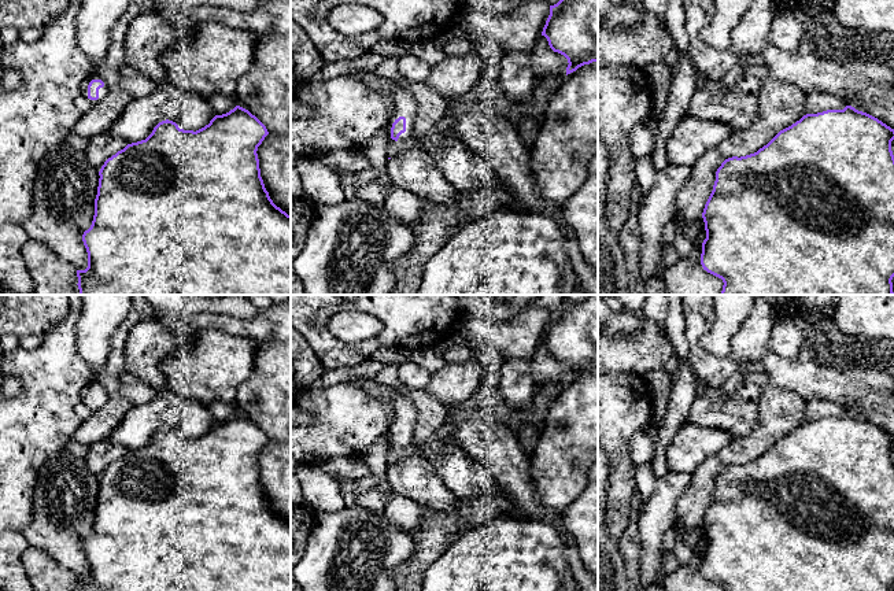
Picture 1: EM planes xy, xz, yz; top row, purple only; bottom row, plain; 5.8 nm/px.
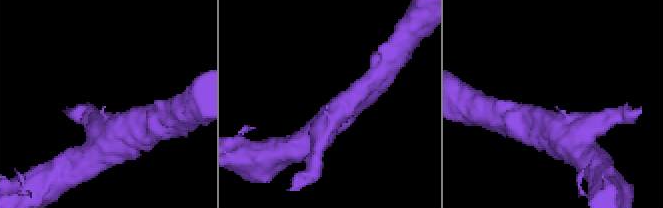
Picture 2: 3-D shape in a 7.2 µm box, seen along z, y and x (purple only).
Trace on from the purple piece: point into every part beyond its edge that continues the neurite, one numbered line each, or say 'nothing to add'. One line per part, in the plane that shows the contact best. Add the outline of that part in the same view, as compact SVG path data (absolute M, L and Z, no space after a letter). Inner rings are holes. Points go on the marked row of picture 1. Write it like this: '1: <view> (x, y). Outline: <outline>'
1: xy (103, 92). Outline: M96 73L96 74L93 74L92 77L89 77L88 80L85 80L85 81L82 82L82 85L81 85L81 95L85 96L85 97L95 106L95 104L97 104L99 101L101 101L101 100L108 95L108 86L107 86L106 81ZM92 80L101 80L101 81L104 82L104 86L99 89L99 99L97 99L97 100L90 100L90 99L88 97L88 85L89 85L89 82L90 82Z

